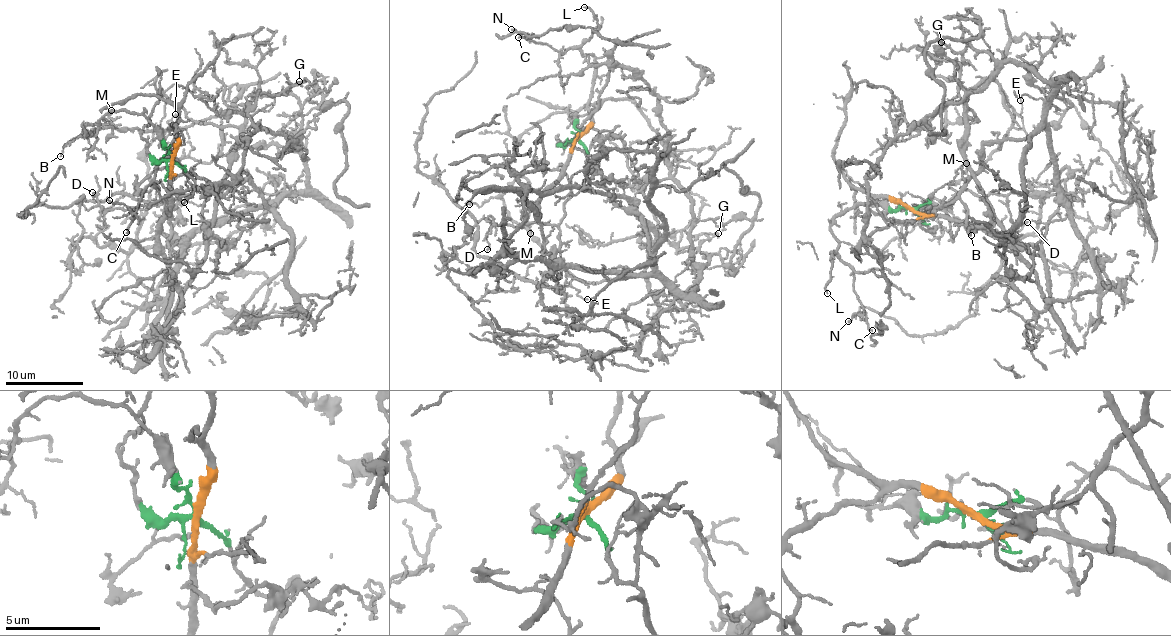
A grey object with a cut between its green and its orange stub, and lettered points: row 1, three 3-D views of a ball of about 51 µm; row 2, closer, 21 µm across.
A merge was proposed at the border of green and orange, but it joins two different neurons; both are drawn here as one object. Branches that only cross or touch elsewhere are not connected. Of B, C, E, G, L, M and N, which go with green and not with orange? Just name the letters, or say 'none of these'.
G

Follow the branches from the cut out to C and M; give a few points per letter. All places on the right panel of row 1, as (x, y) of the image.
C: (911, 208), (888, 197), (871, 197), (836, 217), (830, 227), (837, 253), (853, 272), (853, 290), (871, 331)
M: (911, 208), (1038, 250), (1048, 296), (965, 157), (967, 89), (992, 80), (1015, 118), (978, 173), (967, 163)

